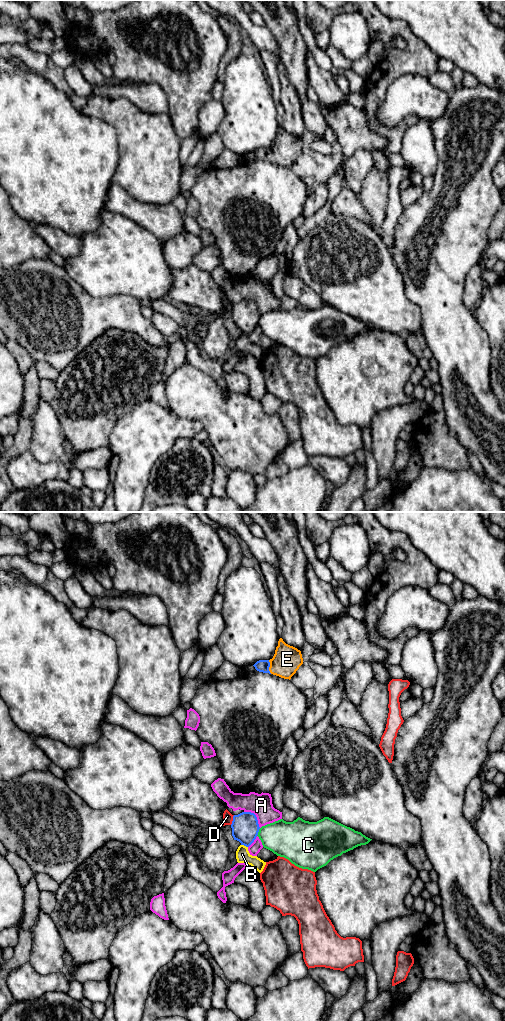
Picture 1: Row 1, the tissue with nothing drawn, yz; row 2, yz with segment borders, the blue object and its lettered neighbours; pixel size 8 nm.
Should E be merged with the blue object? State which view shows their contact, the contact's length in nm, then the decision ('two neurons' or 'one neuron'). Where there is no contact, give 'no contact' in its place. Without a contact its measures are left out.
contact in yz; length 110 nm; one neuron

